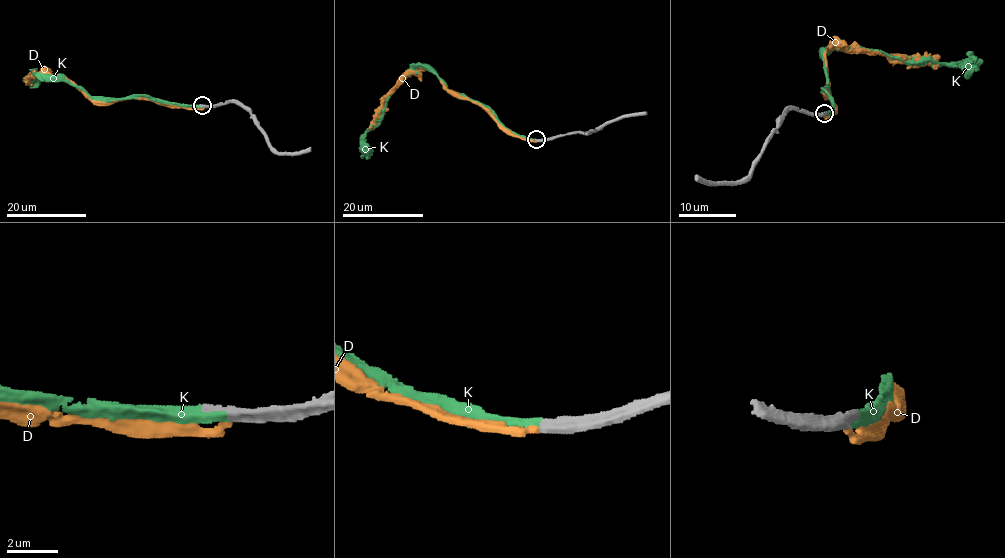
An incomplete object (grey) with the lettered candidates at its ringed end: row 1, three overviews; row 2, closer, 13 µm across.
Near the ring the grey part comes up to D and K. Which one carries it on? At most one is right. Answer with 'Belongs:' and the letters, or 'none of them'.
Belongs: K

